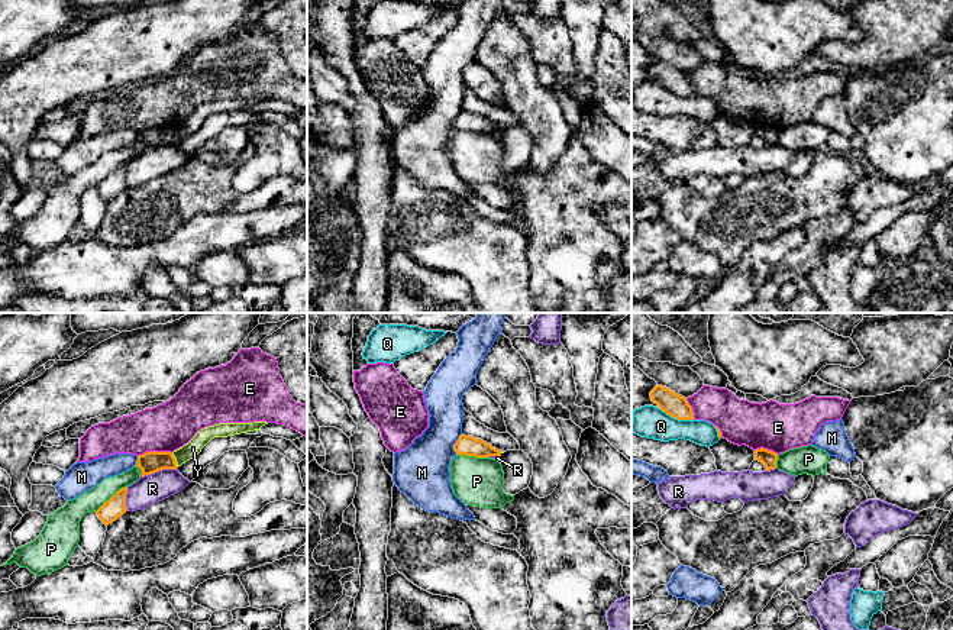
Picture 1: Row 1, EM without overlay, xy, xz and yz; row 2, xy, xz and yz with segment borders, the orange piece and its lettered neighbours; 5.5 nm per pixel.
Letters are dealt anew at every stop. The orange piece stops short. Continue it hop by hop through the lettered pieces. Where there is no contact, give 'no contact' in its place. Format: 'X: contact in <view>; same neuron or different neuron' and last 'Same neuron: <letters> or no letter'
E: contact in xy; different neuron
M: contact in xz; different neuron
P: contact in xz; different neuron
Q: contact in yz; different neuron
R: contact in xy; different neuron
Y: contact in xy; different neuron
Same neuron: no letter

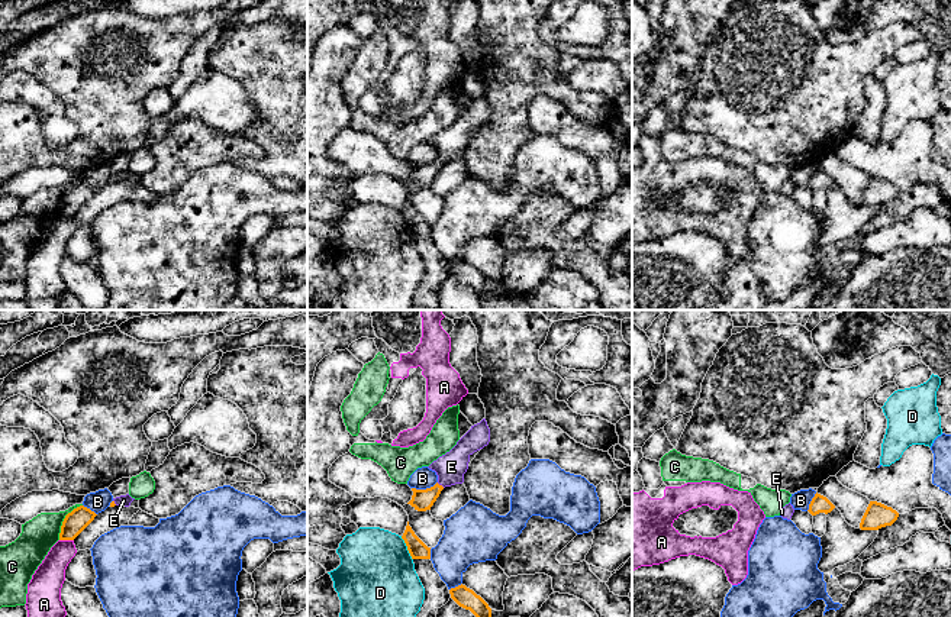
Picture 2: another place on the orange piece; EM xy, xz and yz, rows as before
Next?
A: contact in xy; different neuron
B: contact in xz; different neuron
C: contact in xy; different neuron
D: contact in xz; different neuron
E: contact in xz; same neuron
Same neuron: E

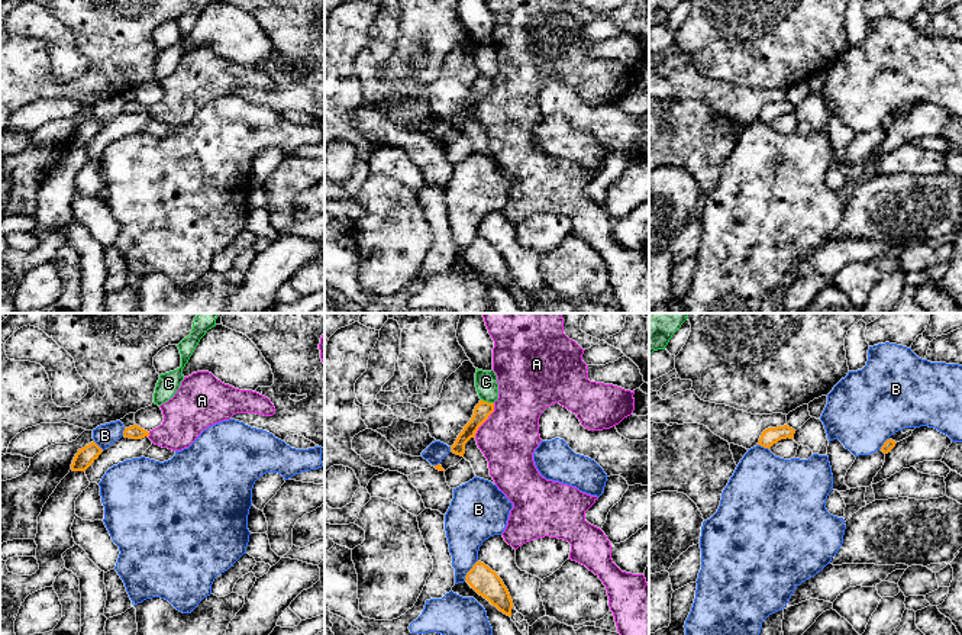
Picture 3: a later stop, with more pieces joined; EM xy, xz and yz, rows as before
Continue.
A: contact in xz; different neuron
B: contact in xz; different neuron
C: contact in xz; different neuron
Same neuron: no letter

